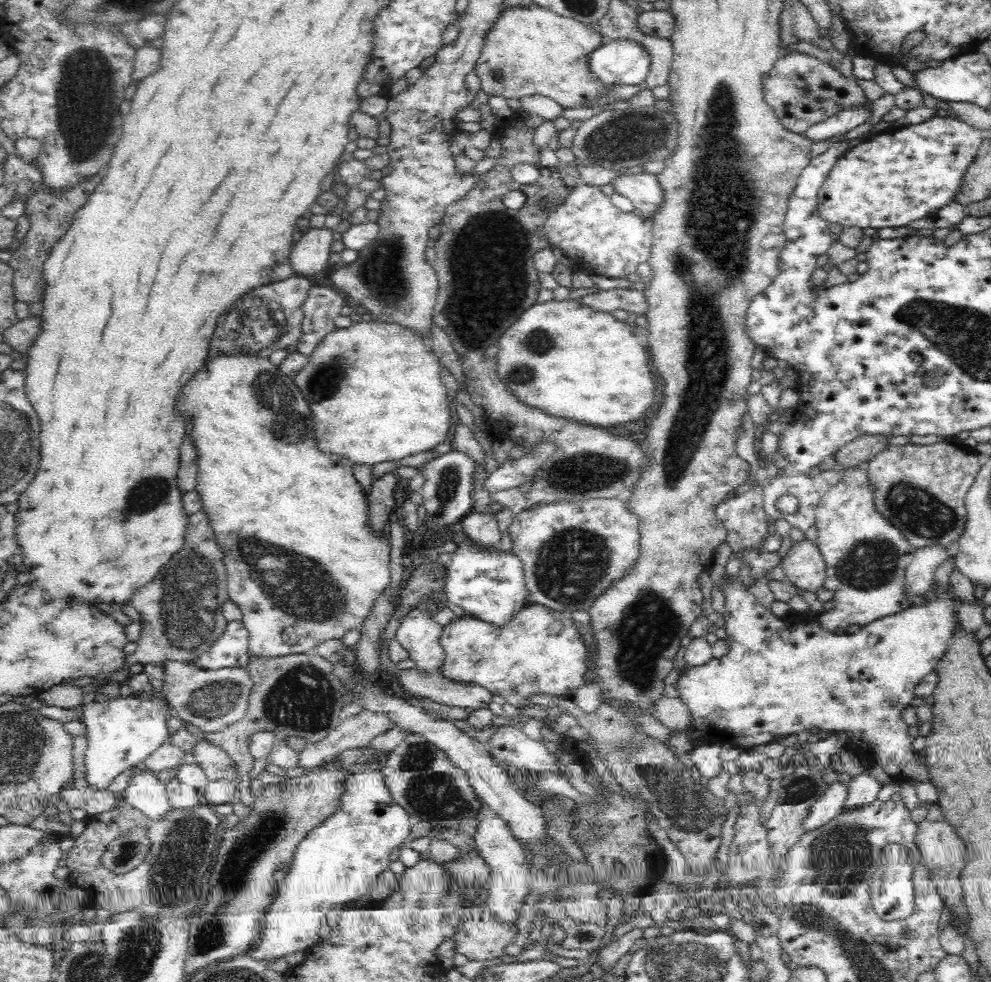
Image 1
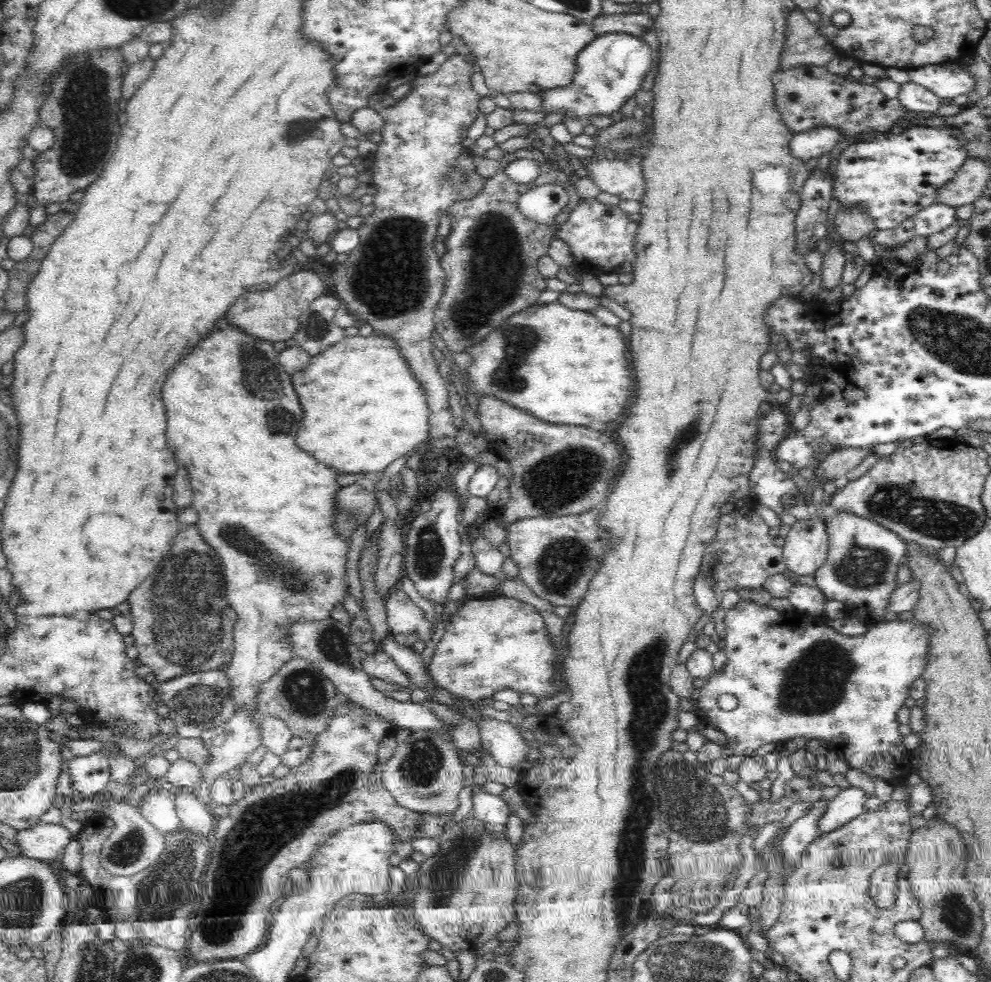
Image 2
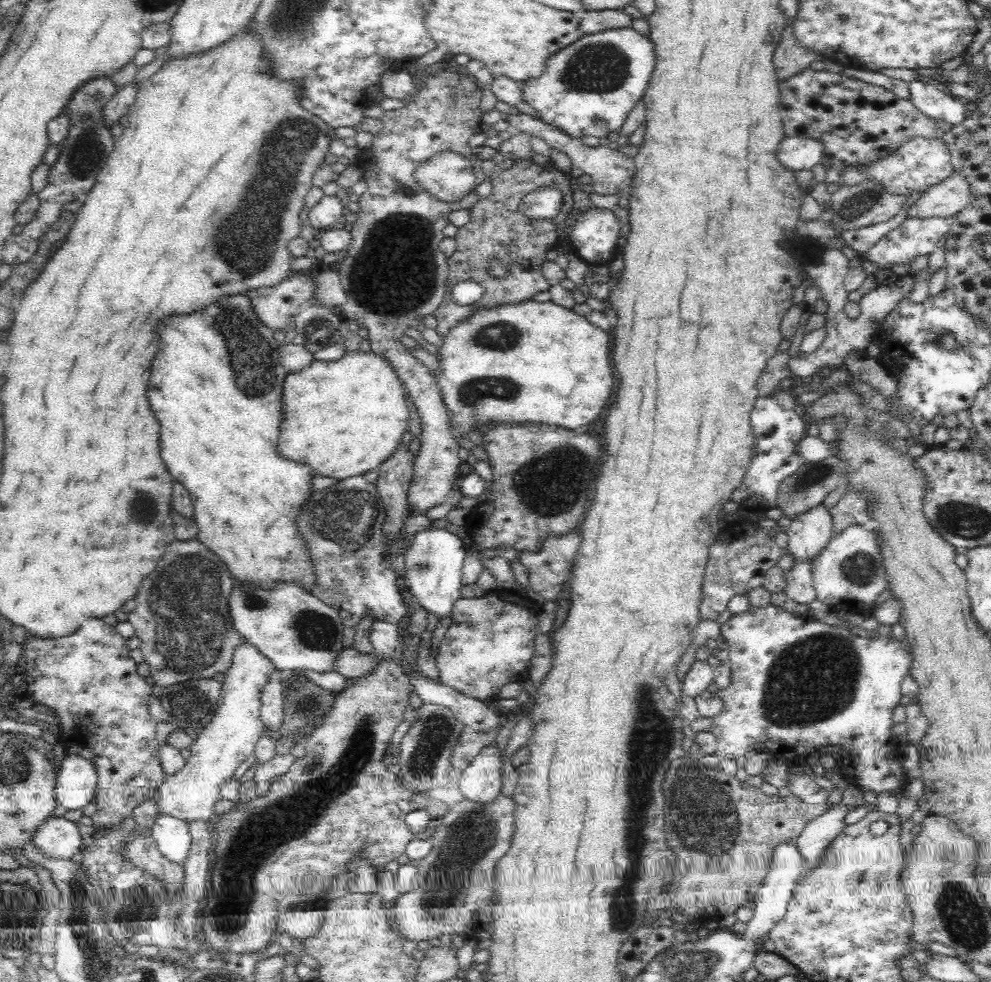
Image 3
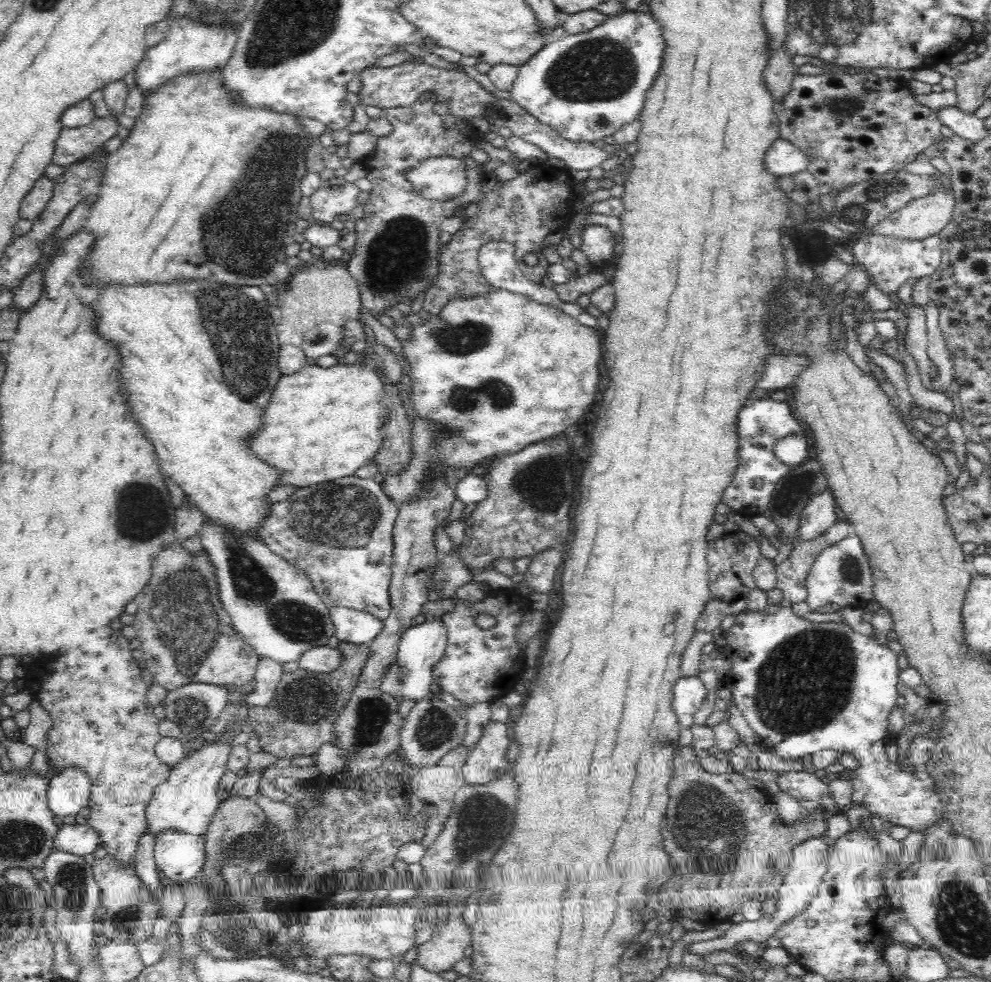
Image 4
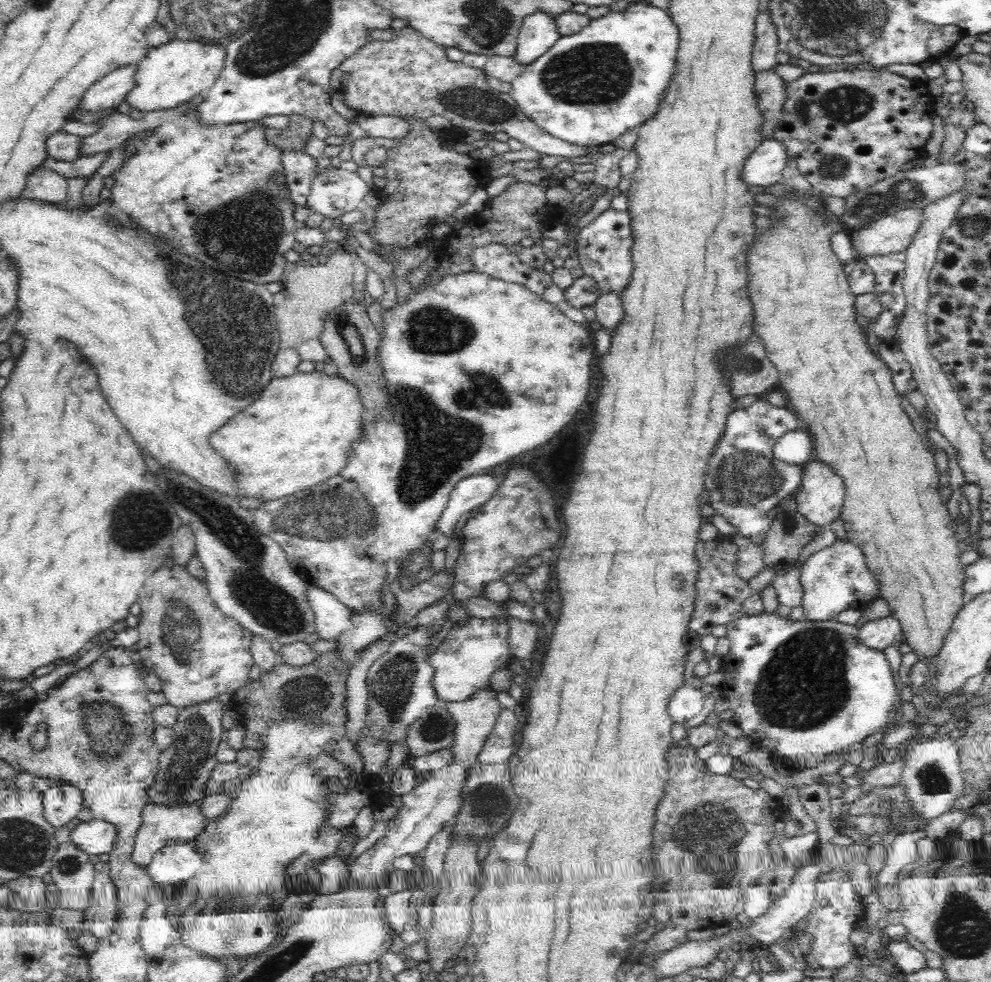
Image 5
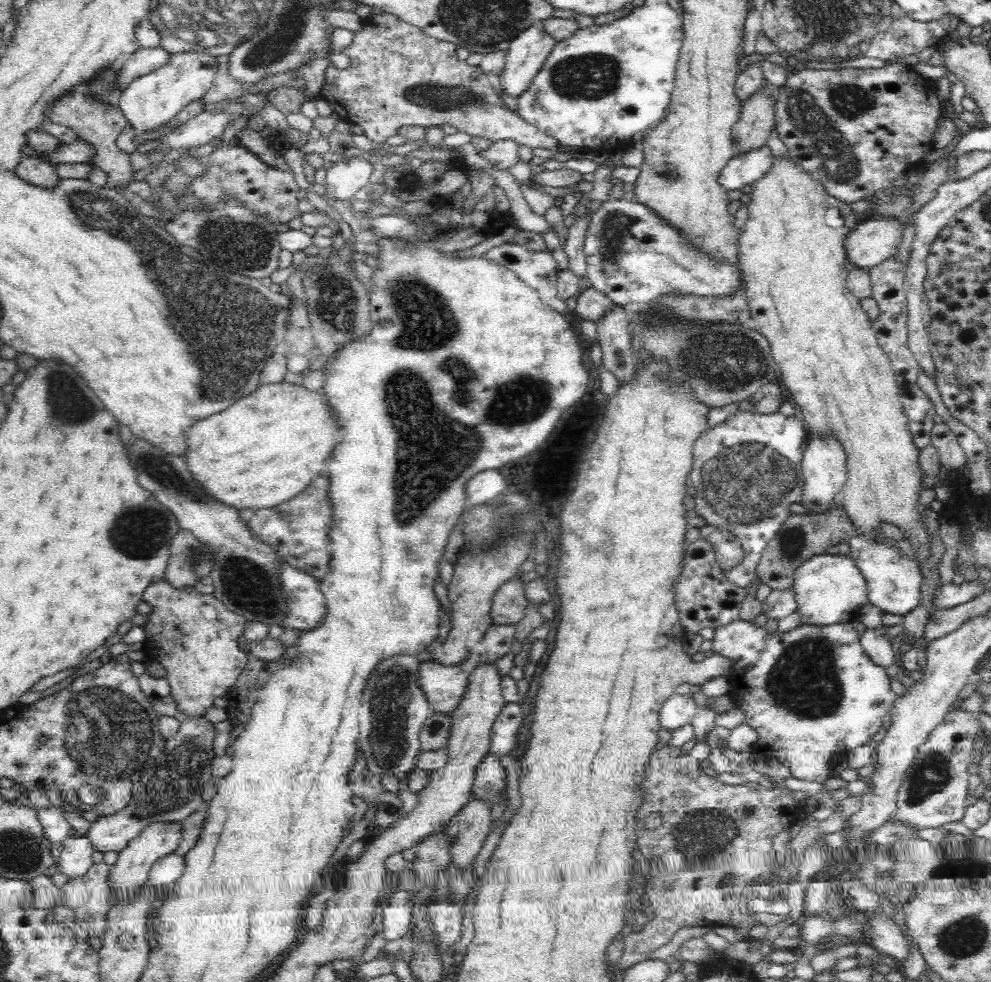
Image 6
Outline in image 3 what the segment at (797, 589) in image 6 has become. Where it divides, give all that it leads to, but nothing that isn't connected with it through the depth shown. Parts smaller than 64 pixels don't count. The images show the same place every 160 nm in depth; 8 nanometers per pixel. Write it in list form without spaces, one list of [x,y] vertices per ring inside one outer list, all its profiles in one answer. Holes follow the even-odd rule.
[[[853,525],[832,537],[828,546],[812,560],[811,575],[817,599],[826,606],[846,612],[870,612],[876,605],[876,598],[887,585],[883,554],[874,531],[867,526]]]

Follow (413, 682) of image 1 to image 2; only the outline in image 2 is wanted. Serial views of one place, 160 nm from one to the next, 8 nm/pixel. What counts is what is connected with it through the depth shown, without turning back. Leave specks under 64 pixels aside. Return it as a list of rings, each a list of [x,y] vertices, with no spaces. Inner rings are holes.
[[[383,650],[375,653],[364,653],[364,670],[371,678],[380,678],[390,684],[398,684],[402,688],[413,689],[413,682],[398,669],[398,663]]]

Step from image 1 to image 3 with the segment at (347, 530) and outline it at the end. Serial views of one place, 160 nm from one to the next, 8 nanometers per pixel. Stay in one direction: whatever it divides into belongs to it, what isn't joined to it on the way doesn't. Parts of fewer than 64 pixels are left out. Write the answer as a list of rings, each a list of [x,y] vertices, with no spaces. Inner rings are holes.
[[[245,293],[230,298],[220,298],[216,304],[208,306],[204,312],[194,312],[188,316],[176,316],[162,324],[160,332],[160,350],[152,362],[152,374],[150,374],[150,388],[148,398],[154,416],[158,418],[162,430],[160,432],[159,450],[162,455],[163,465],[174,481],[182,483],[189,492],[193,506],[193,520],[198,528],[197,538],[204,543],[222,562],[226,562],[226,569],[230,571],[230,578],[238,583],[254,583],[258,587],[270,586],[278,583],[280,579],[289,583],[300,583],[300,586],[308,592],[312,592],[315,584],[315,569],[311,568],[308,560],[307,542],[298,534],[298,526],[294,522],[303,510],[304,503],[311,497],[312,478],[316,474],[310,474],[310,466],[302,466],[302,462],[290,461],[282,457],[278,449],[278,428],[282,424],[283,412],[283,386],[288,372],[280,364],[278,357],[278,344],[273,337],[273,330],[265,325],[254,313],[252,303]],[[245,639],[234,649],[233,665],[221,675],[221,695],[210,724],[197,733],[197,739],[189,748],[191,755],[181,771],[166,777],[157,790],[157,805],[160,813],[171,814],[183,821],[206,821],[213,812],[213,806],[220,800],[220,787],[224,782],[233,779],[234,770],[252,756],[258,738],[265,735],[264,725],[259,713],[261,694],[269,681],[270,675],[276,671],[276,666],[262,654],[254,645]]]

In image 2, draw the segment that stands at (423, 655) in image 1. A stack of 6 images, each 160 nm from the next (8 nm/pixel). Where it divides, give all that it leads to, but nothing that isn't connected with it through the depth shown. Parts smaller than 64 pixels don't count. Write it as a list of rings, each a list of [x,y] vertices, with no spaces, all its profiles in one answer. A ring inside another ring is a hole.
[[[396,586],[394,590],[385,598],[387,621],[390,625],[392,634],[416,635],[416,640],[424,642],[425,646],[434,634],[434,626],[424,617],[422,610],[414,605],[414,602],[404,593],[401,586]]]

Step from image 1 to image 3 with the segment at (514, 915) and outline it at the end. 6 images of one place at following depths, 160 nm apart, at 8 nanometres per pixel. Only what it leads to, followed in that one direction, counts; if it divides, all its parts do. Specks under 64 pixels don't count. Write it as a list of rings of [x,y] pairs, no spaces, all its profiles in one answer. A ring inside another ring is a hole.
[[[496,746],[485,747],[463,771],[459,789],[465,799],[475,803],[491,803],[501,793],[502,763]]]

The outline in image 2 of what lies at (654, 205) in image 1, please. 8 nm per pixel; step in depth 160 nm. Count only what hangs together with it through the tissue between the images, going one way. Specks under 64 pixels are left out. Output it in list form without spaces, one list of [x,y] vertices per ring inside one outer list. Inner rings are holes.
[[[604,158],[594,161],[589,166],[589,173],[600,191],[618,196],[620,200],[641,202],[646,194],[646,181],[638,163]]]

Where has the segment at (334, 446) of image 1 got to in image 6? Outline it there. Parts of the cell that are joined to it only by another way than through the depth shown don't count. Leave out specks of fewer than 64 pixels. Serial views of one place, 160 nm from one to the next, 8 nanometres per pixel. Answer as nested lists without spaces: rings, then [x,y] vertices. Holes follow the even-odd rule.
[[[283,381],[261,384],[253,394],[239,399],[227,410],[188,428],[186,438],[187,454],[183,458],[193,479],[224,505],[256,511],[282,504],[310,486],[310,482],[320,476],[322,466],[326,466],[326,458],[338,444],[338,438],[342,438],[342,430],[338,430],[338,424],[330,418],[330,406],[326,406],[322,394],[308,390],[303,384]]]

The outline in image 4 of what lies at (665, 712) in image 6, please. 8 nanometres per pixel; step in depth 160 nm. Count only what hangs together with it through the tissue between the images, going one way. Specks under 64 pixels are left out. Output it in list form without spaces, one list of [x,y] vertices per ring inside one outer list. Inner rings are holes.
[[[681,676],[673,686],[672,706],[681,728],[694,726],[693,714],[706,698],[706,688],[699,676]]]

